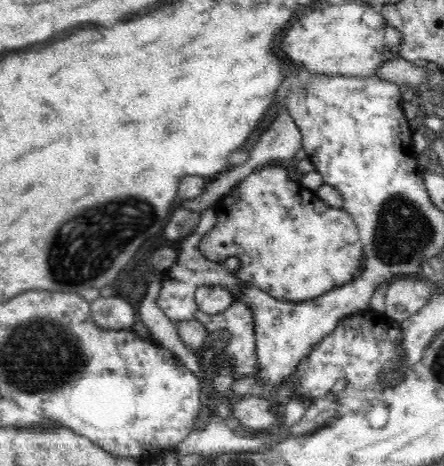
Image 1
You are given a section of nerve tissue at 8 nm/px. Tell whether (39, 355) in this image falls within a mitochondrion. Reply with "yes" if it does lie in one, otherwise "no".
yes

